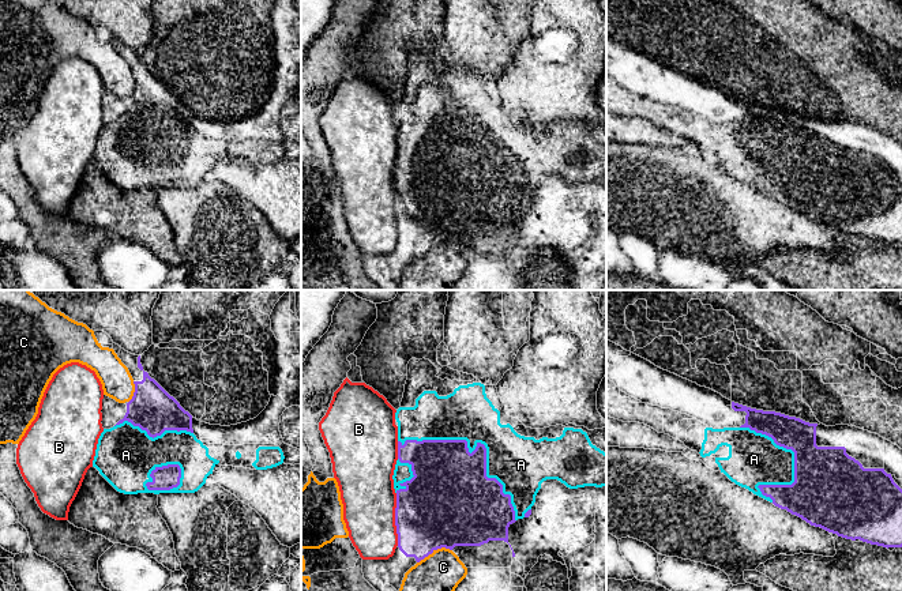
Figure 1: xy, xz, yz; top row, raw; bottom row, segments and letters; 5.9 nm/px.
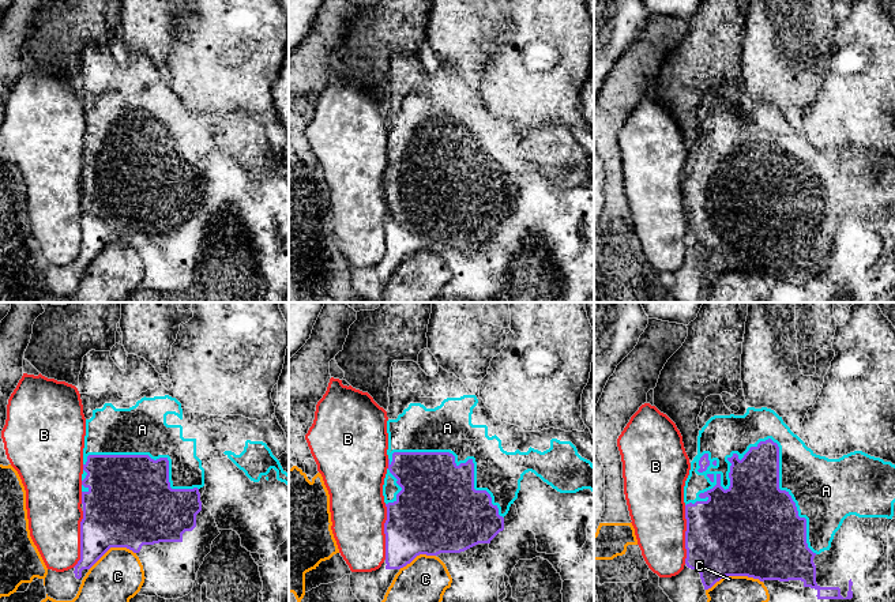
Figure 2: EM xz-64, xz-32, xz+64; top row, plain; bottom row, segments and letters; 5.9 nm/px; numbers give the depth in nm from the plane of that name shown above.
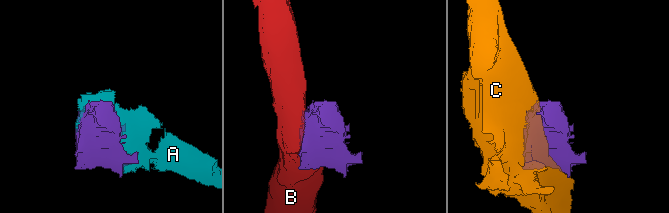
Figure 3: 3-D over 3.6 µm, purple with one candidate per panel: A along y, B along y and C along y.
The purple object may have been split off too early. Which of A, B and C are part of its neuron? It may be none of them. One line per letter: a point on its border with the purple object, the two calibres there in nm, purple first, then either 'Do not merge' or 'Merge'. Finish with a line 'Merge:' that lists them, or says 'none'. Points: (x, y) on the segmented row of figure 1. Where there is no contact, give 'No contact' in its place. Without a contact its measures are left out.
A: Touches purple at xz (478, 443). Thickness 360 nm (purple) against 300 nm. Merge
B: Touches purple at xz (395, 519). Thickness 440 nm (purple) against 320 nm. Do not merge
C: Touches purple at xz (433, 549). Thickness 460 nm (purple) against 240 nm. Do not merge
Merge: A

